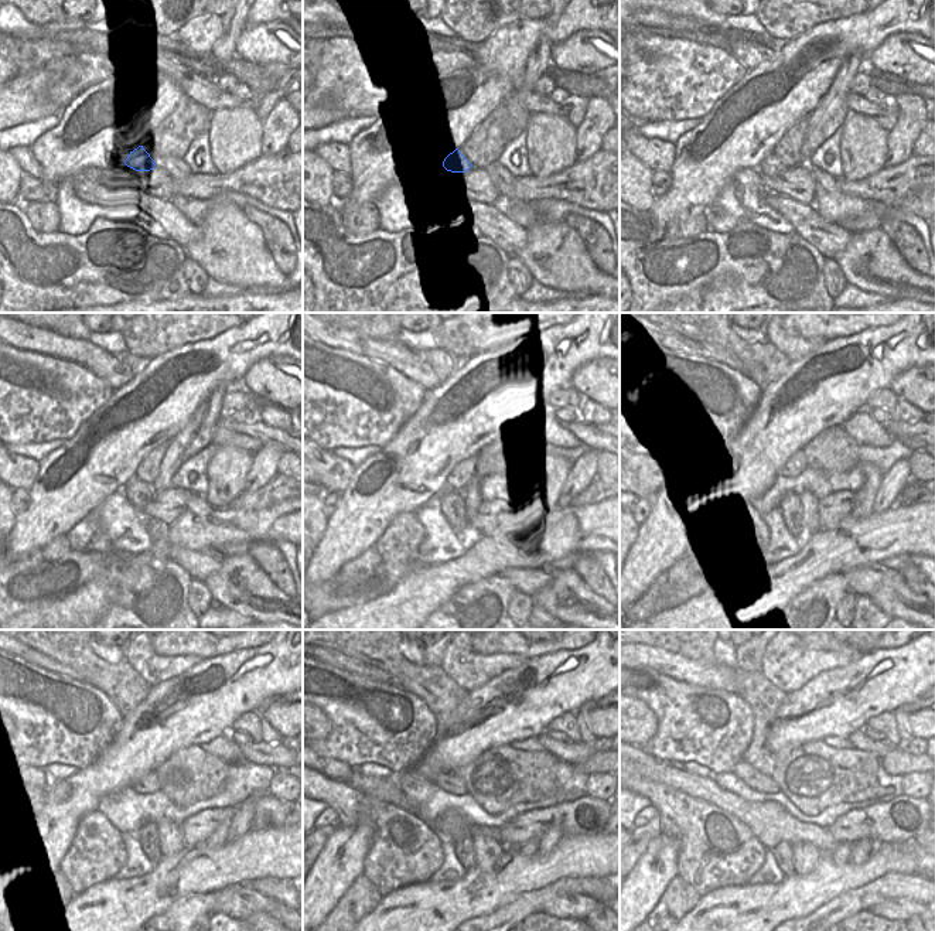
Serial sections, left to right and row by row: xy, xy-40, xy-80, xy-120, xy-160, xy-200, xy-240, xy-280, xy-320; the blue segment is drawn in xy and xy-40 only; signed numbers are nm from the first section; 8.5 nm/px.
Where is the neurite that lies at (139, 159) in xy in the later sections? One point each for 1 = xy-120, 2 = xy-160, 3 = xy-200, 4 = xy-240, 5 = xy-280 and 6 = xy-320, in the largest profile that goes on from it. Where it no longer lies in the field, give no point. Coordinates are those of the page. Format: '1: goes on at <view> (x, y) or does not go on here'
1: goes on at xy-120 (139, 494)
2: goes on at xy-160 (453, 502)
3: goes on at xy-200 (777, 519)
4: goes on at xy-240 (147, 835)
5: goes on at xy-280 (464, 846)
6: goes on at xy-320 (782, 853)

